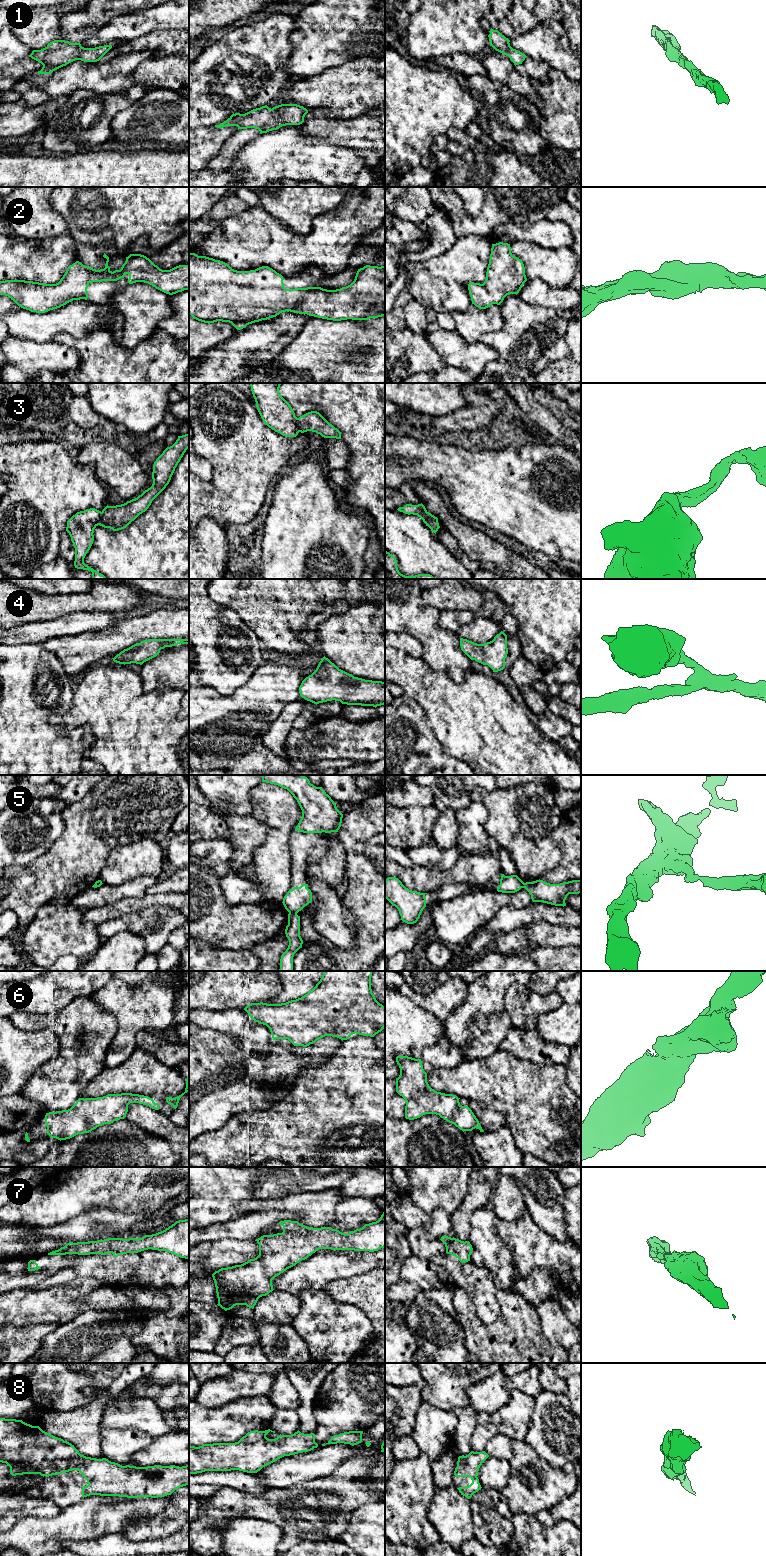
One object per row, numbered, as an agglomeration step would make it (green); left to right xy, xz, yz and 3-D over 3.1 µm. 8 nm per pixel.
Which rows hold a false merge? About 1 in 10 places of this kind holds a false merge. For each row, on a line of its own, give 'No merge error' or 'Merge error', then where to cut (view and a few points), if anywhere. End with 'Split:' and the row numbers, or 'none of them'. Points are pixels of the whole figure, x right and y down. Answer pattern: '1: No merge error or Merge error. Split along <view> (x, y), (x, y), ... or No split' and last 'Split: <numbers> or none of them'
1: No merge error. No split
2: No merge error. No split
3: No merge error. No split
4: No merge error. No split
5: Merge error. Split along xz (289, 912), (296, 914)
6: No merge error. No split
7: No merge error. No split
8: No merge error. No split
Split: 5

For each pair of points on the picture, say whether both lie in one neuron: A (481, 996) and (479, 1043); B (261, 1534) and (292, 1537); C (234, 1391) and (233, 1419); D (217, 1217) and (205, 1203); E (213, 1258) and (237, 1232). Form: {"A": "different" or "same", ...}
{"A": "same", "B": "different", "C": "different", "D": "same", "E": "different"}

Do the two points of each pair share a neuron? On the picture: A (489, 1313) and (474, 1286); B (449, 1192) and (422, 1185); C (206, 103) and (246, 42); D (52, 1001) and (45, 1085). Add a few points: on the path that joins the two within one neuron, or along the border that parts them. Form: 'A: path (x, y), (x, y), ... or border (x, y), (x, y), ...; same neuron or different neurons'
A: path (486, 1306), (484, 1296), (481, 1293); same neuron
B: path (442, 1185), (429, 1185); same neuron
C: path (209, 88), (220, 76), (220, 68), (231, 57); same neuron
D: border (71, 1001), (53, 1013), (27, 1013); different neurons

